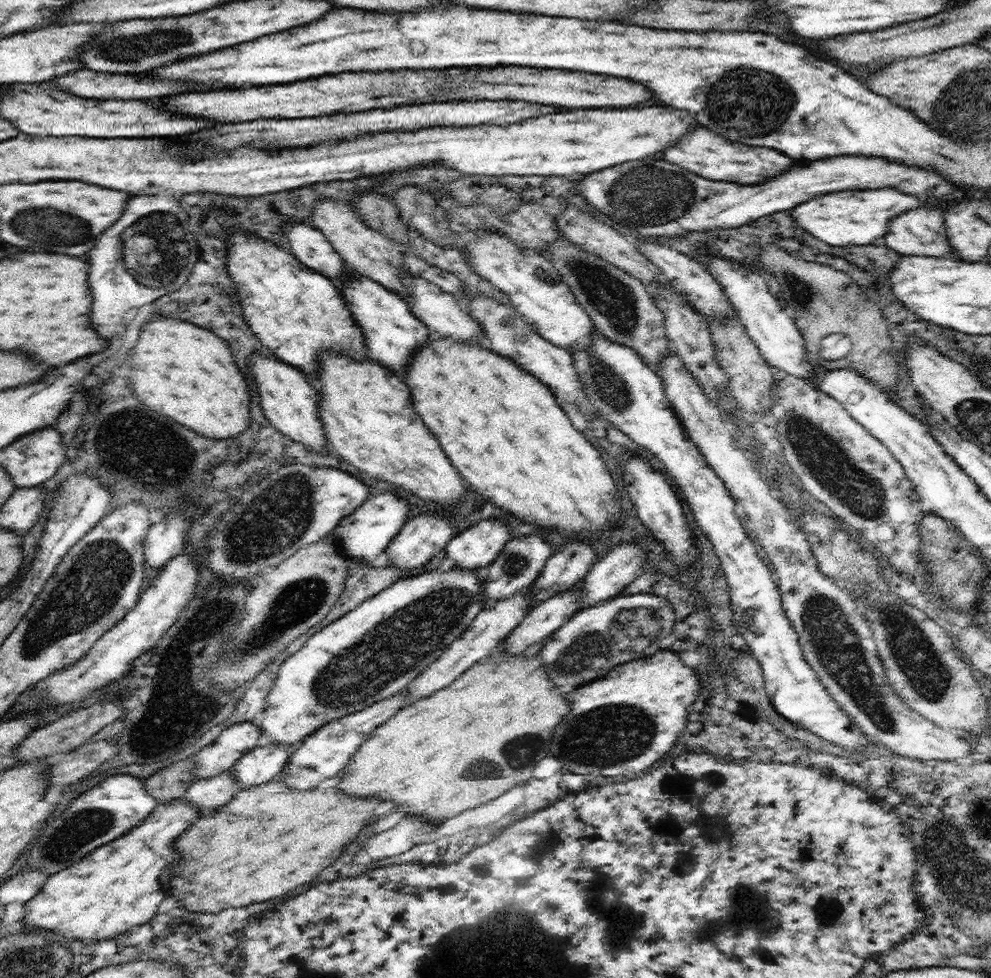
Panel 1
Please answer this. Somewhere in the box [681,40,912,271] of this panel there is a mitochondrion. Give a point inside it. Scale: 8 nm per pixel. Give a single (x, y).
(722, 102)

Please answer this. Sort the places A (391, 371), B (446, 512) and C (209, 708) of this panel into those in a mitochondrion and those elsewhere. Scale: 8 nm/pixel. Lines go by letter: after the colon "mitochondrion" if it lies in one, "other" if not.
A: other
B: other
C: mitochondrion

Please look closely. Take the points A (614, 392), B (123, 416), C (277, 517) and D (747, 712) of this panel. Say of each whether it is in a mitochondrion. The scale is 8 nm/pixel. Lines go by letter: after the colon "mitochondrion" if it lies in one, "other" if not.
A: mitochondrion
B: mitochondrion
C: mitochondrion
D: other

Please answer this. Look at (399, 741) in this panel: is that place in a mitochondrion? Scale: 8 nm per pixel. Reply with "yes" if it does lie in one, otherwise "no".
no

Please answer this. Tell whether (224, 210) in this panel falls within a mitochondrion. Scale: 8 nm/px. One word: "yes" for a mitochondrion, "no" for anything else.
no

